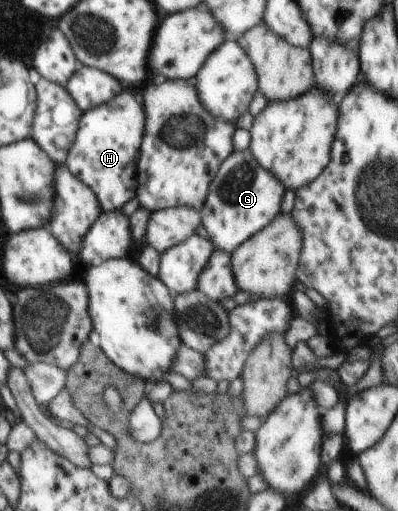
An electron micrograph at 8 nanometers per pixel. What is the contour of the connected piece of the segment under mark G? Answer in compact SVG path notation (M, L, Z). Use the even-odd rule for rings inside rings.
M249 148L233 152L219 166L200 209L202 225L207 230L209 241L215 249L232 253L281 213L281 200L286 191L283 182L264 168Z

